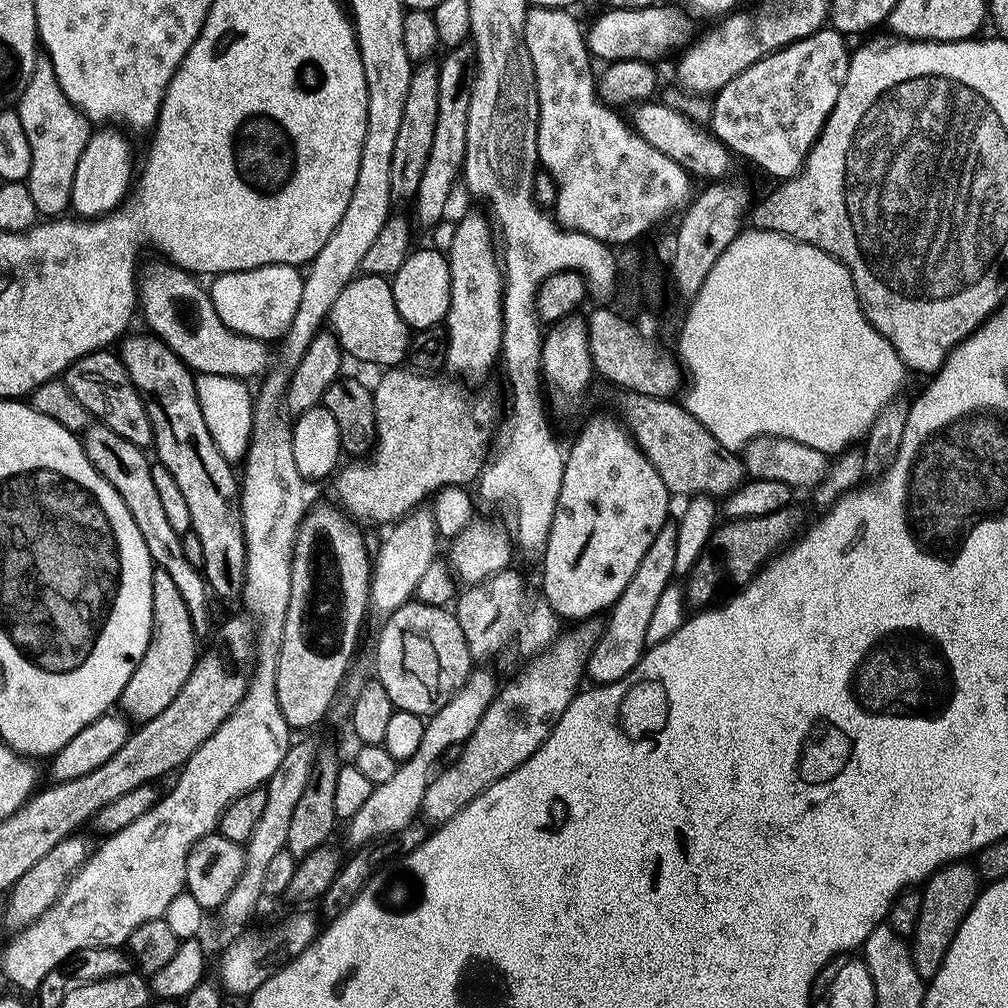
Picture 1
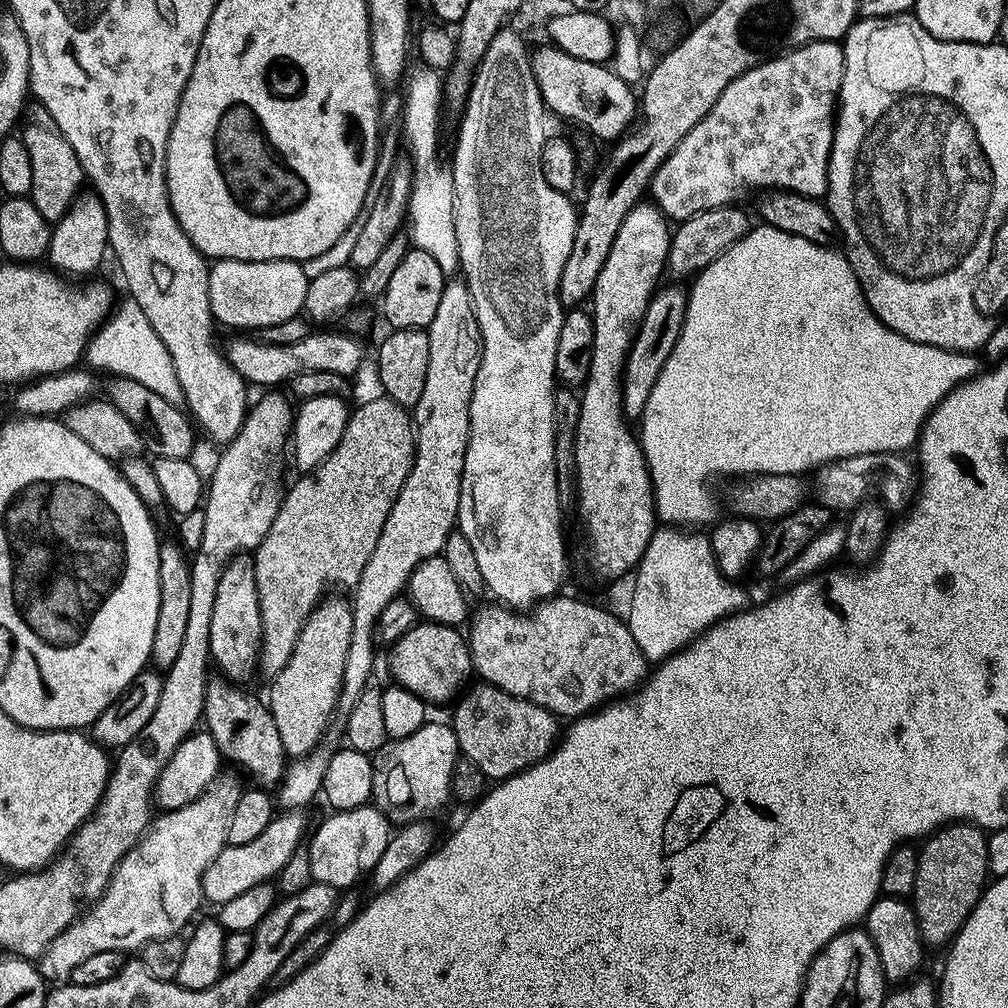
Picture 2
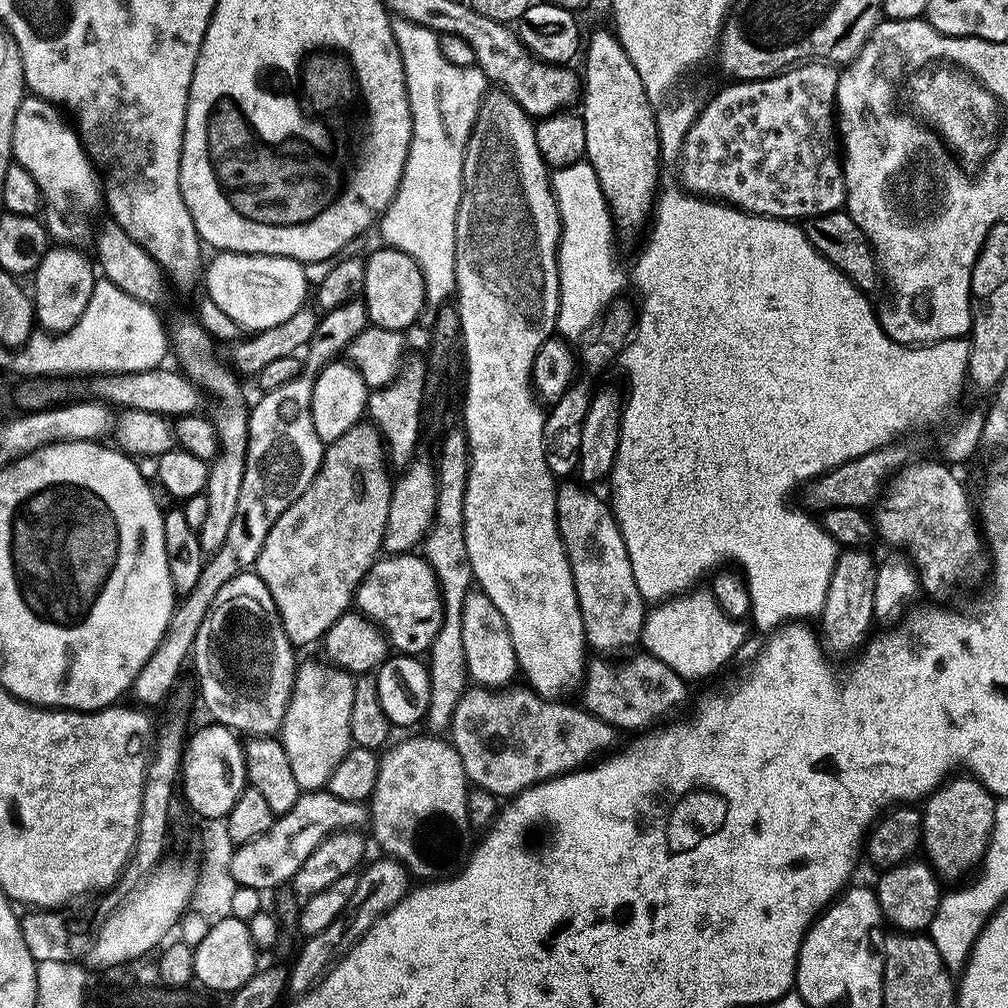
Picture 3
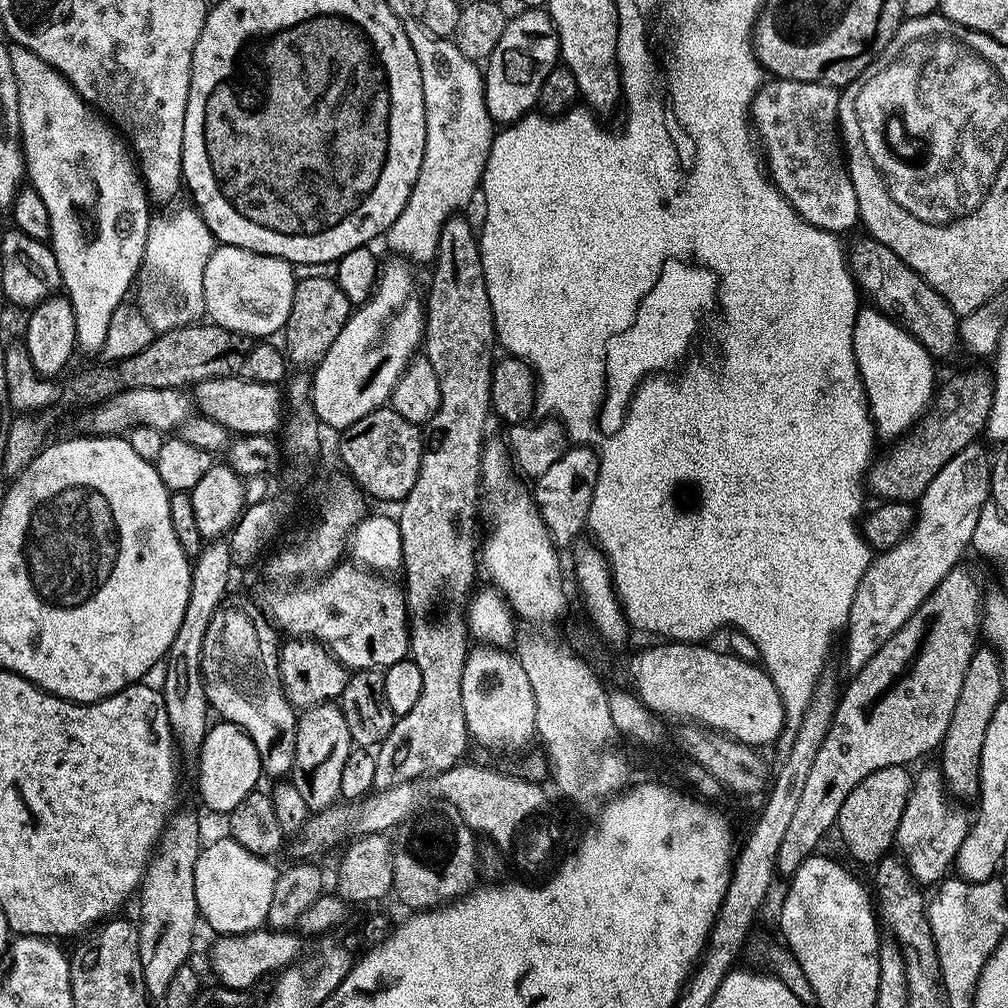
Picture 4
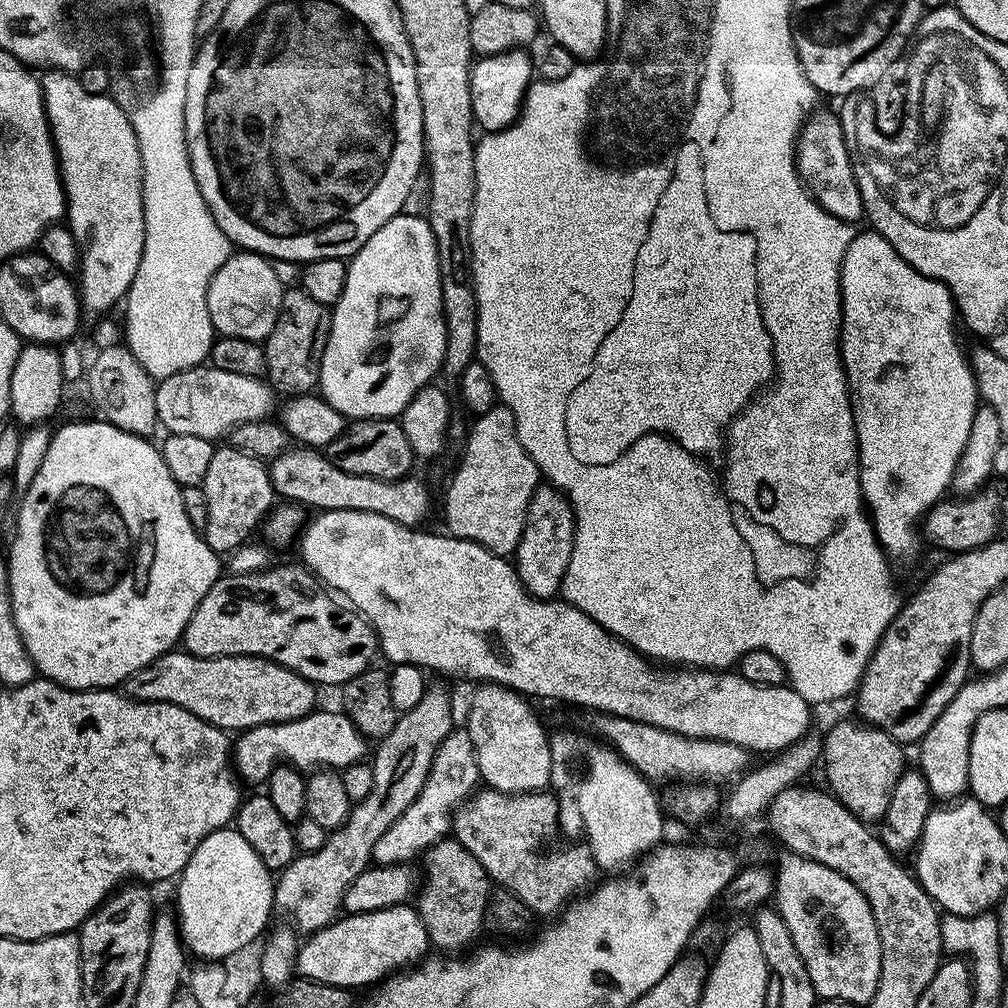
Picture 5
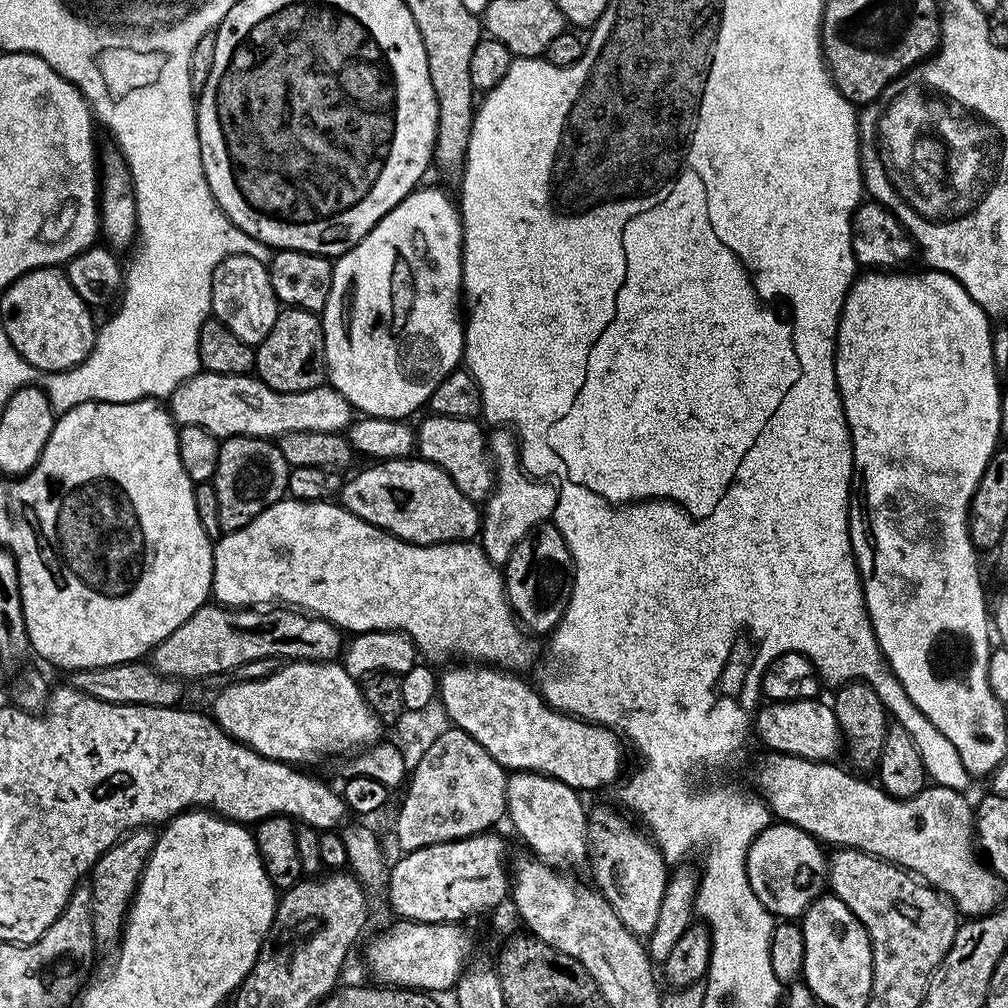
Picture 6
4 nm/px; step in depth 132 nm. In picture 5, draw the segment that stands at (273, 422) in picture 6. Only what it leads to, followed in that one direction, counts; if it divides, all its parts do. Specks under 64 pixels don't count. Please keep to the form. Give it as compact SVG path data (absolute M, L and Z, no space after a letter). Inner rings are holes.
M197 366L175 372L156 384L157 418L168 432L195 434L216 442L242 422L269 419L273 415L272 396L273 389L263 379Z

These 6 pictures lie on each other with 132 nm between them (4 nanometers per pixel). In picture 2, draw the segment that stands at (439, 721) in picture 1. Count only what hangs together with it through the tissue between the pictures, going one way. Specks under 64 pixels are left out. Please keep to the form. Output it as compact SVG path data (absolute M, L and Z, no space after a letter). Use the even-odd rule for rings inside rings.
M367 804L354 810L331 813L309 837L310 870L317 884L330 885L337 890L353 887L362 874L367 873L380 860L392 835L388 817L375 805Z

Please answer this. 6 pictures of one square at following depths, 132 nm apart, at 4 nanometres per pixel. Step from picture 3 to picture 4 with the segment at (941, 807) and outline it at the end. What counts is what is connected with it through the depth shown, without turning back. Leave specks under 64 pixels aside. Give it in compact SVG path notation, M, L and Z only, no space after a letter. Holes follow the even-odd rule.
M991 646L977 647L972 653L970 664L966 666L966 678L962 678L962 694L958 694L958 706L954 706L954 714L950 718L950 726L946 730L944 740L938 749L938 767L944 778L944 783L951 795L975 797L980 791L980 755L984 745L984 735L990 726L990 718L994 710L1005 699L1006 689L1002 686L1002 670L1000 658L996 649Z

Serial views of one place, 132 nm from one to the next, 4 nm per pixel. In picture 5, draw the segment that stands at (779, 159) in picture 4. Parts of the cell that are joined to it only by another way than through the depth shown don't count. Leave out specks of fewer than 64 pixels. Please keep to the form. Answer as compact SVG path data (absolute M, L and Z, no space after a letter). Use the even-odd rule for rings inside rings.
M816 110L800 125L800 134L796 142L796 170L808 193L834 218L855 225L856 220L865 219L864 203L860 187L856 181L854 159L848 153L848 140L844 137L844 128L832 112Z

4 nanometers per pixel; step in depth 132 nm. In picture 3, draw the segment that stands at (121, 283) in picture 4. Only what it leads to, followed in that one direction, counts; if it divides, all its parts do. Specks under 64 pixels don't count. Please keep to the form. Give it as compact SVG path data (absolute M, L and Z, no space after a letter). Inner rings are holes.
M33 94L25 95L22 106L18 106L18 118L14 118L14 150L12 151L13 161L26 170L30 170L30 178L38 182L43 203L48 208L46 215L46 227L49 237L53 241L64 246L80 246L83 240L91 241L94 236L94 224L92 228L92 215L105 203L102 191L102 176L98 171L84 145L80 142L80 133L66 119L65 113L49 100Z

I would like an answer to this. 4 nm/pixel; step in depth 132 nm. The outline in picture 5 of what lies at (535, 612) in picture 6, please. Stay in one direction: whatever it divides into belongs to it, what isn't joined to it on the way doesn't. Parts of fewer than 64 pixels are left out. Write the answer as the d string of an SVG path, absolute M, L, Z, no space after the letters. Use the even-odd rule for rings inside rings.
M541 483L528 503L522 538L514 553L515 570L531 596L537 596L540 600L551 600L560 592L566 566L570 566L575 533L576 516L568 497L551 483Z

